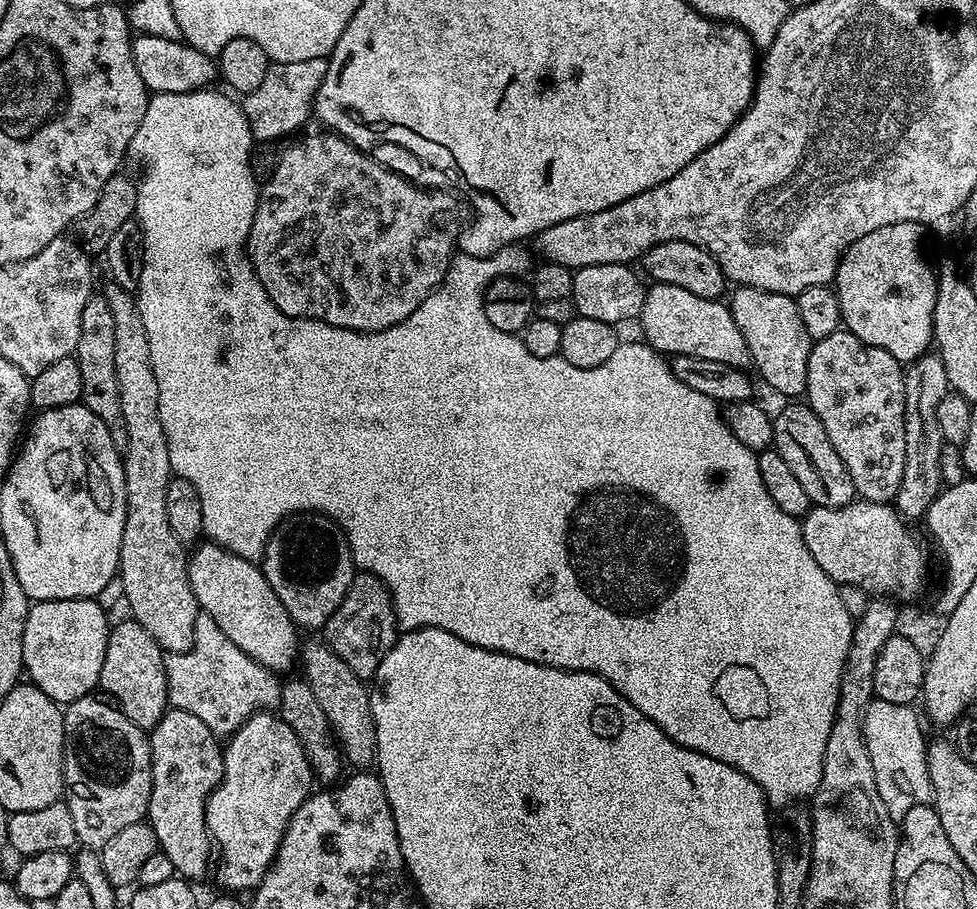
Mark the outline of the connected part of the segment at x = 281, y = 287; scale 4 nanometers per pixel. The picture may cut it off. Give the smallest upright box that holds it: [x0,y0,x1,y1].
[246,130,458,332]

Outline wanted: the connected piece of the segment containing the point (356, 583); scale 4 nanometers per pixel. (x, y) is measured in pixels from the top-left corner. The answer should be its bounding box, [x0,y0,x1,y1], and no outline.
[323,571,397,682]

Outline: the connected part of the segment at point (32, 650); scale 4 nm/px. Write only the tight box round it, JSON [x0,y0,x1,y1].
[22,598,110,706]

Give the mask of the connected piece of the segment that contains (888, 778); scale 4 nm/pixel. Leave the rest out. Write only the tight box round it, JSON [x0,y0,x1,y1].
[862,699,931,822]

